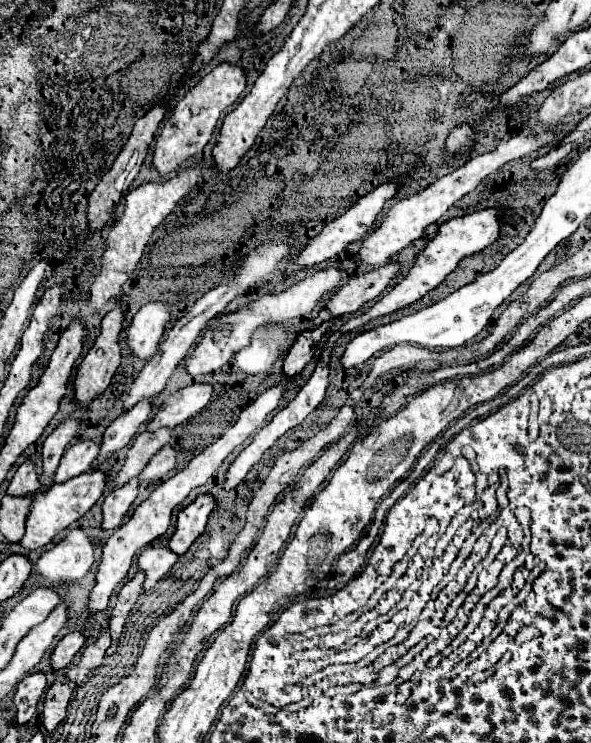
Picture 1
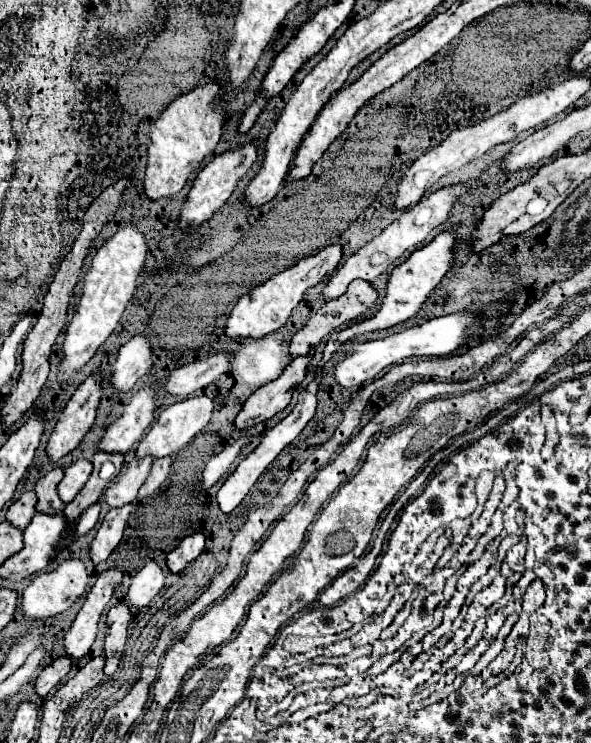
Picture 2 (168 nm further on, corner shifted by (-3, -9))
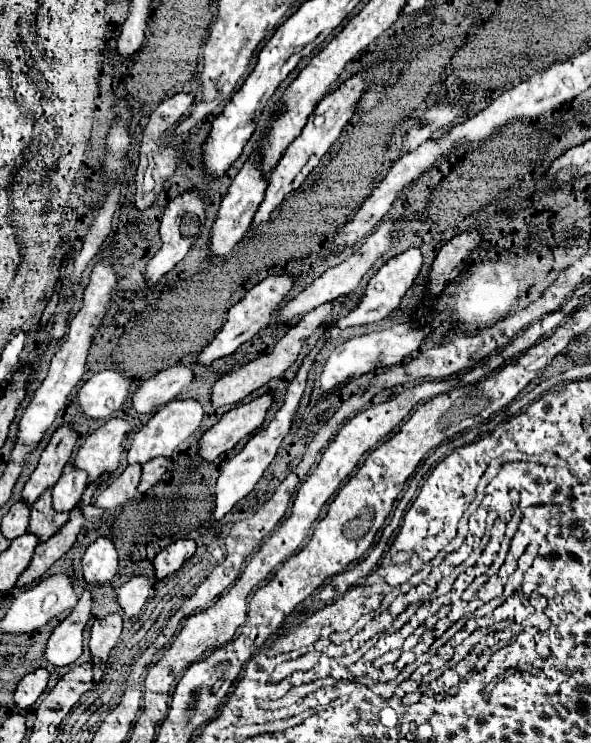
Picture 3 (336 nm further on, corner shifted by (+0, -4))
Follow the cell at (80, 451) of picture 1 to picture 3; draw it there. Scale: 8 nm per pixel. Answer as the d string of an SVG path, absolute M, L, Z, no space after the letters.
M66 469L58 483L52 487L52 507L56 511L70 511L82 497L86 489L88 475L80 473L80 469Z

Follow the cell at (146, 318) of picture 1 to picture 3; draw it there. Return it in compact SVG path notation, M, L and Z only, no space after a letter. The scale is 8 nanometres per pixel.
M104 369L82 385L78 405L92 419L108 419L128 397L130 379L118 369Z

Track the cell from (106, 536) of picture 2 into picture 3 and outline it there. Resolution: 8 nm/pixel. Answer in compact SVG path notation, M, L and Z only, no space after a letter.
M102 535L94 543L90 543L82 557L82 569L86 581L110 581L118 571L118 555L112 539Z

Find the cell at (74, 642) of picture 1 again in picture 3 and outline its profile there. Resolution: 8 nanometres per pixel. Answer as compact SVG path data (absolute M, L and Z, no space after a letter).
M38 667L32 673L28 673L16 687L16 695L14 695L16 705L20 709L30 709L30 705L34 705L38 697L44 693L48 679L50 679L50 673L44 667Z

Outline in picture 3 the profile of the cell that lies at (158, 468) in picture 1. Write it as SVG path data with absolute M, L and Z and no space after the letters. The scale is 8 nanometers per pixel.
M156 457L156 459L148 461L148 463L144 463L142 465L142 481L138 485L138 491L146 493L152 485L156 485L160 481L160 477L164 475L166 467L168 467L168 459L166 457Z

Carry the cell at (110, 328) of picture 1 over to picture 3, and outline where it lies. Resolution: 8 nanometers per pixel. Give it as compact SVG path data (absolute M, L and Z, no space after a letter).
M62 423L54 431L46 449L42 451L38 467L30 475L28 483L24 485L24 491L22 491L24 501L28 501L32 505L42 495L44 489L52 487L60 479L62 469L64 469L64 465L68 463L68 459L72 455L76 439L78 439L76 423Z

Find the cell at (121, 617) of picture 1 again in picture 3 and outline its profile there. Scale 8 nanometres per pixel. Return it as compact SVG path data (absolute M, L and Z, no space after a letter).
M110 613L104 619L94 621L90 637L92 665L104 665L104 661L108 661L108 653L118 643L122 630L123 618L118 613Z

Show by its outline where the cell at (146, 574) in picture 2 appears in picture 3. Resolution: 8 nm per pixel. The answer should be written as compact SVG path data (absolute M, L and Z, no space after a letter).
M138 575L120 587L118 603L128 617L134 617L144 607L148 595L150 595L150 579L146 575Z

